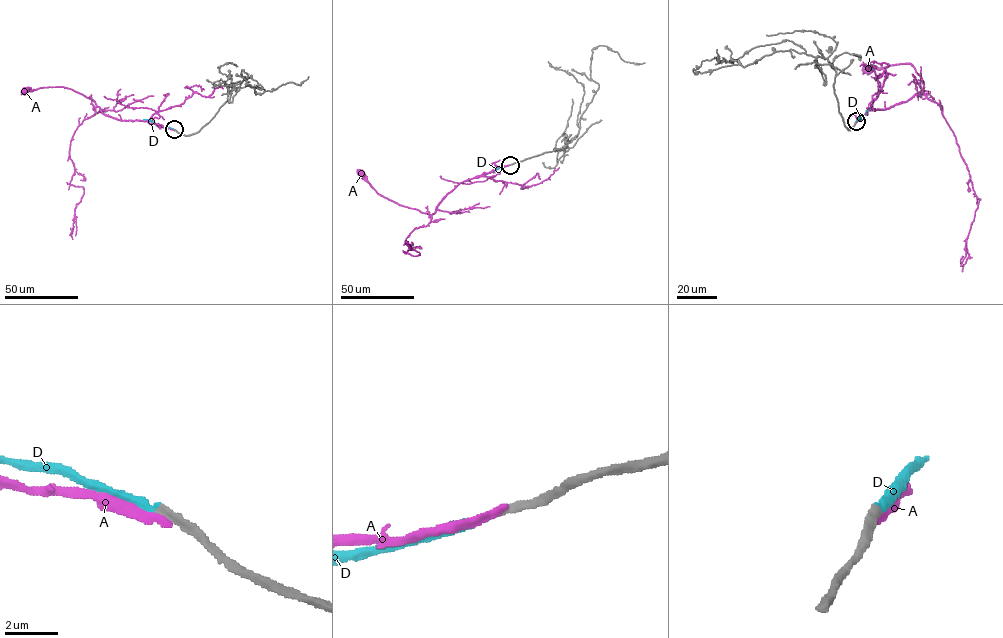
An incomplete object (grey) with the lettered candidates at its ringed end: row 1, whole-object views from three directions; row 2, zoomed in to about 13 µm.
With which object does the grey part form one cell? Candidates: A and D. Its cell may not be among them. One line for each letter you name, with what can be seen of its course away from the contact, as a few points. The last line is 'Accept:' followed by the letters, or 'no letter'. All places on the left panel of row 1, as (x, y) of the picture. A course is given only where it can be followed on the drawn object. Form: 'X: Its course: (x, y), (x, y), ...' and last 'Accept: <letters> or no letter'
D: Its course: (174, 129), (143, 119)
Accept: D

